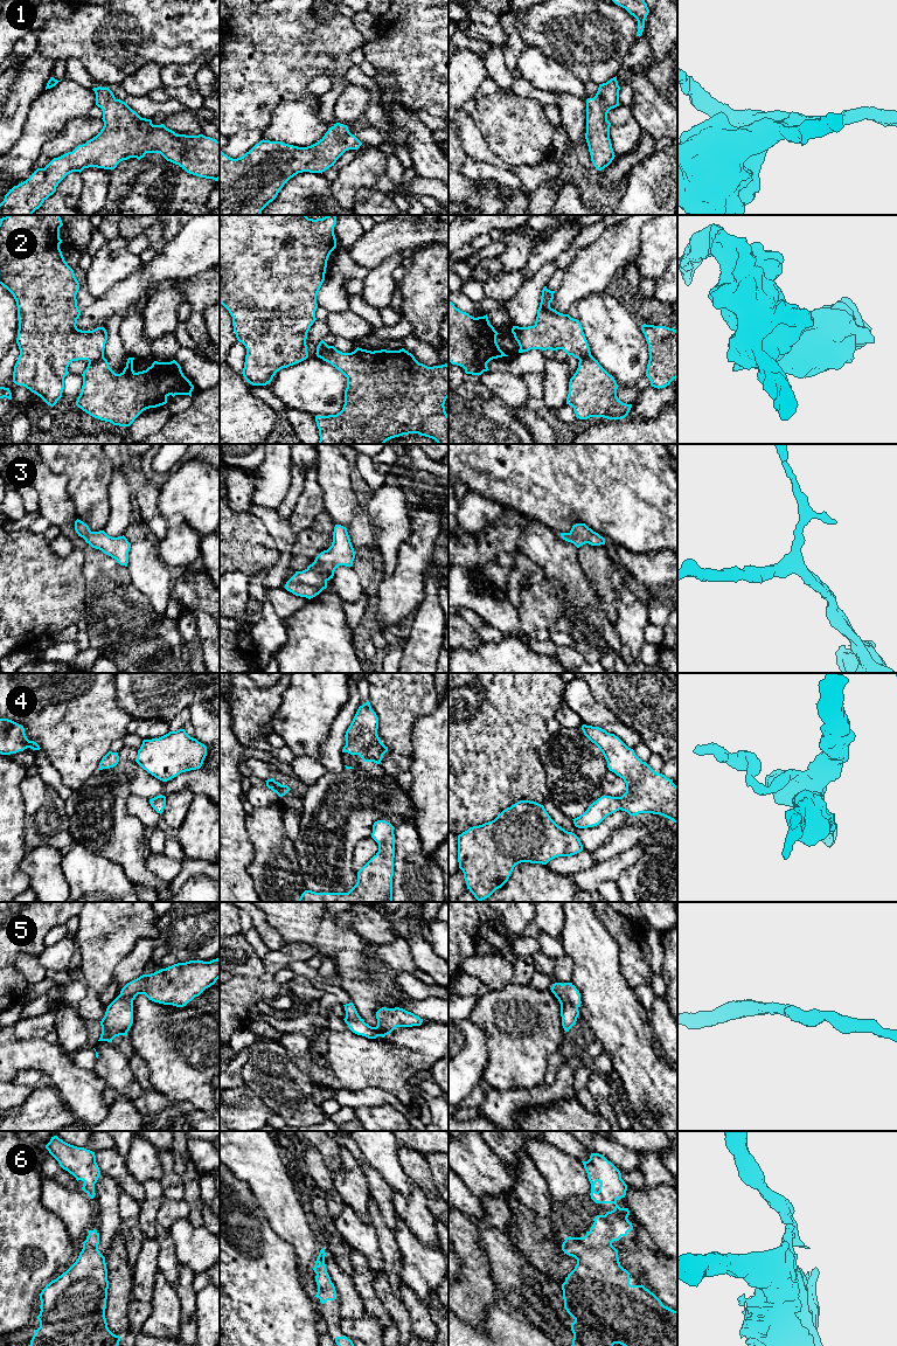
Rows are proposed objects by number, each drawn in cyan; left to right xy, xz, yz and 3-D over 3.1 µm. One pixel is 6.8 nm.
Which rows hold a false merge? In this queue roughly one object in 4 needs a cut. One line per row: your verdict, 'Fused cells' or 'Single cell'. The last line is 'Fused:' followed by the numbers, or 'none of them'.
1: Single cell
2: Fused cells
3: Single cell
4: Single cell
5: Single cell
6: Single cell
Fused: 2

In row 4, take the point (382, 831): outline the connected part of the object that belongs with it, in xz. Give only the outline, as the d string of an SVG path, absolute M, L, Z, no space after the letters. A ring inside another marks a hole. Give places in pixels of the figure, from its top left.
M377 820L371 838L378 844L378 852L357 872L357 882L348 893L315 893L305 890L298 902L392 902L392 876L395 858L395 827Z

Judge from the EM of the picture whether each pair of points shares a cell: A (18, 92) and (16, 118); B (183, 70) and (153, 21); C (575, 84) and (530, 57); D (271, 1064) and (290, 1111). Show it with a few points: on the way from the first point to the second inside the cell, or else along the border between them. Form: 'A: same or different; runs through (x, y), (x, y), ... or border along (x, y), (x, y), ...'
A: same; runs through (18, 98), (16, 112)
B: different; border along (206, 54), (188, 63), (161, 68)
C: same; runs through (564, 81), (548, 75), (541, 68)
D: same; runs through (273, 1076), (290, 1094), (290, 1100)

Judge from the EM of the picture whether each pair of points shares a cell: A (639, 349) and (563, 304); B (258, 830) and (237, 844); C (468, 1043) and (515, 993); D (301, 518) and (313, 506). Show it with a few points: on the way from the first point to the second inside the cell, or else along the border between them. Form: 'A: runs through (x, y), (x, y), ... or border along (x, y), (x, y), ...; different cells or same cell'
A: border along (600, 291), (582, 297), (576, 304); different cells
B: border along (247, 814), (245, 831), (252, 846), (250, 864); different cells
C: border along (467, 1018), (480, 1029), (487, 1057); different cells
D: runs through (304, 515), (311, 508); same cell

